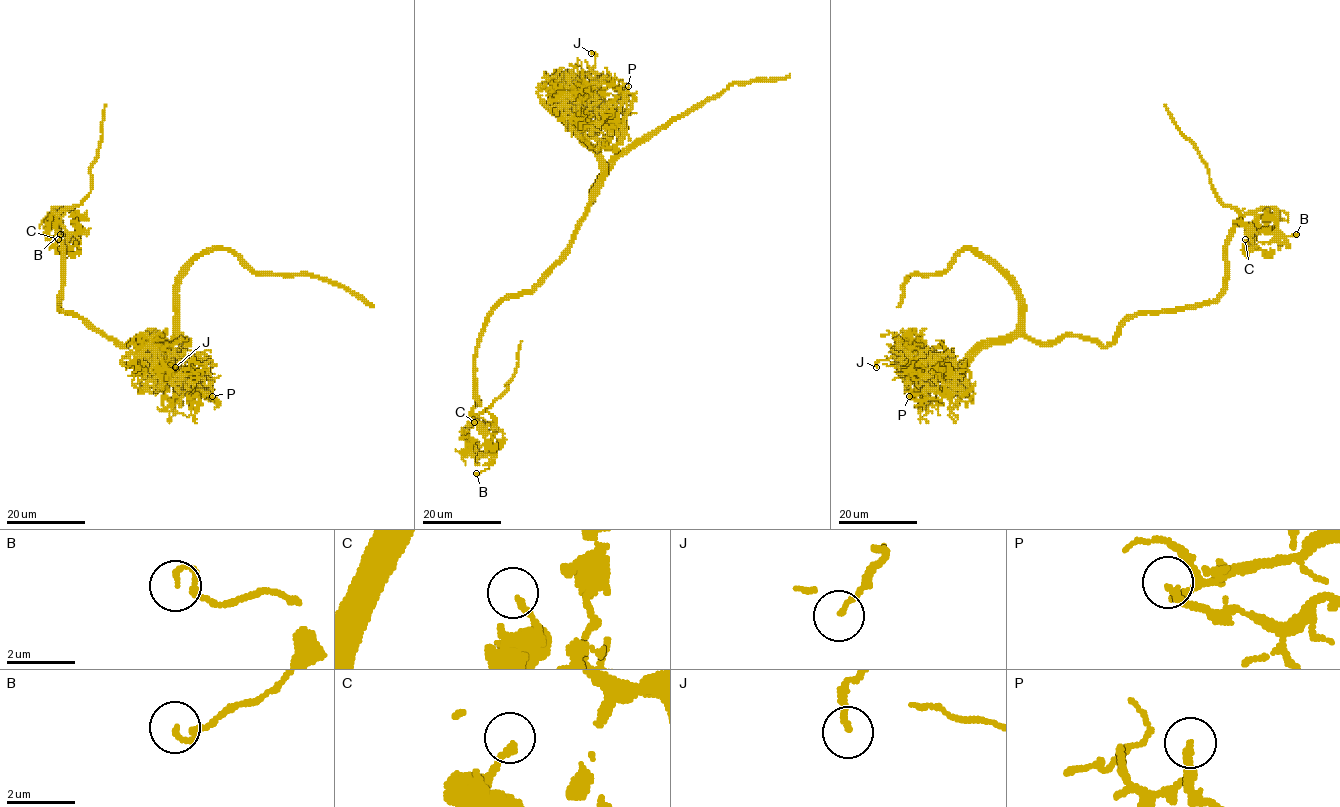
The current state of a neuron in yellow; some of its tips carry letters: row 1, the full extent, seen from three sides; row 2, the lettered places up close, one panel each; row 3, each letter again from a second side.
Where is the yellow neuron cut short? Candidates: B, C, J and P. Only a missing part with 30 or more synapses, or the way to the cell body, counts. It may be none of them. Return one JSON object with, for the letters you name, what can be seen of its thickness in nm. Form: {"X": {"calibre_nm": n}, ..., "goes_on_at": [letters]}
{"goes_on_at": []}

